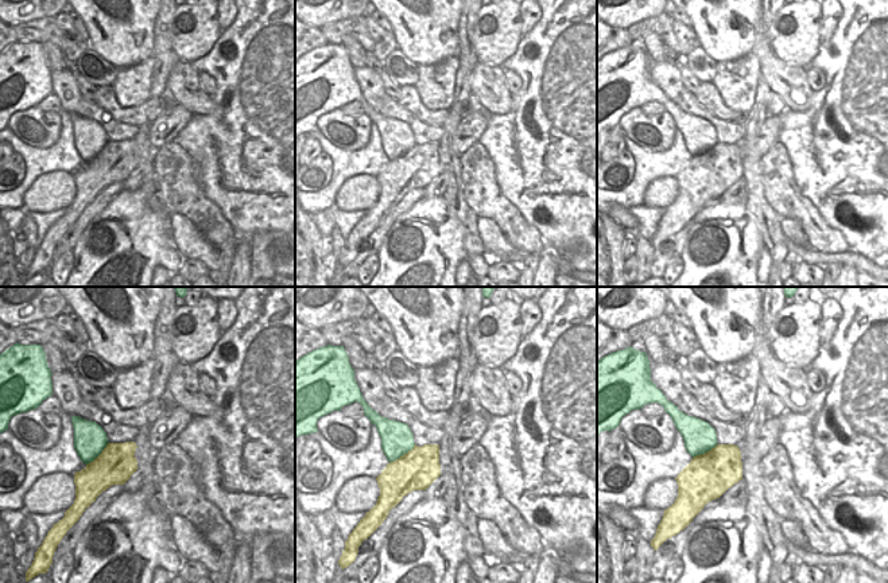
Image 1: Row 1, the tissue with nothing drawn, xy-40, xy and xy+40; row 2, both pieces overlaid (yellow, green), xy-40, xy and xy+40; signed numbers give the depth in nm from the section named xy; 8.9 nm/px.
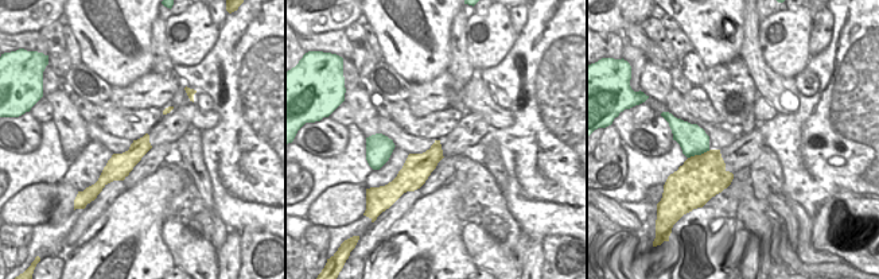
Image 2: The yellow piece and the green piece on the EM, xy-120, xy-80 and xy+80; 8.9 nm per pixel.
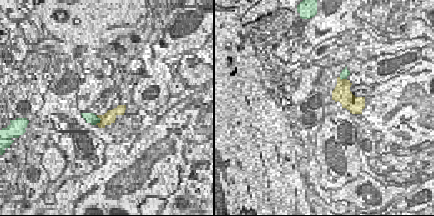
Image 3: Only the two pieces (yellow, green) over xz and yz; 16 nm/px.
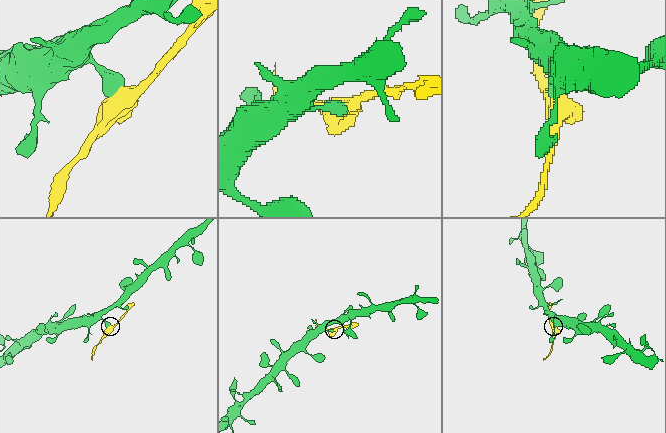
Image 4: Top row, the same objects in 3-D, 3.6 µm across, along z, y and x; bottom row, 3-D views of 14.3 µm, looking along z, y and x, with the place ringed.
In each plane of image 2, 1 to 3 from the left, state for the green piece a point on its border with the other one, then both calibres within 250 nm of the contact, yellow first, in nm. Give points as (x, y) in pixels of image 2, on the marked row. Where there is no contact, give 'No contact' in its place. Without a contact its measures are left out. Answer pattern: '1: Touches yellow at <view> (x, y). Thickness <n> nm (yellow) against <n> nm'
1: No contact
2: No contact
3: Touches yellow at xy+80 (699, 155). Thickness 400 nm (yellow) against 260 nm.

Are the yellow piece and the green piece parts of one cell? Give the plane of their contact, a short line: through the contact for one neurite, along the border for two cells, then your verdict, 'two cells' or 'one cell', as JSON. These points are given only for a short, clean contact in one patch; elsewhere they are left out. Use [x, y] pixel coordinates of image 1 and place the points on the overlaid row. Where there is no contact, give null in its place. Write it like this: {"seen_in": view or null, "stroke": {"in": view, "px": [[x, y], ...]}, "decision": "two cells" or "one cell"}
{"seen_in": "xy", "stroke": {"in": "xy", "px": [[415, 444], [390, 463]]}, "decision": "two cells"}

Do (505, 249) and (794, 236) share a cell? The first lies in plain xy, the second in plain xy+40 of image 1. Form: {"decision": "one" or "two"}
{"decision": "one"}

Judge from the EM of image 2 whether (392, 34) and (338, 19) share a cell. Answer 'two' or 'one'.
two

